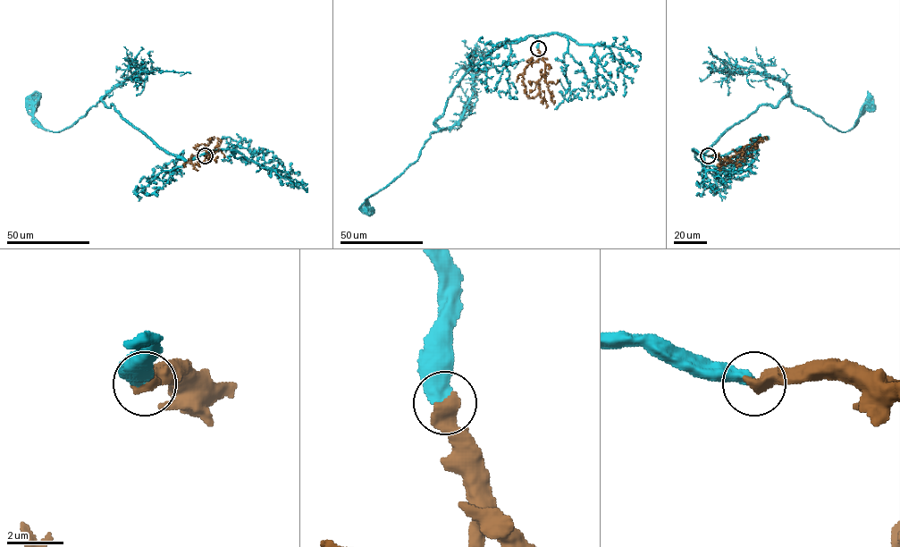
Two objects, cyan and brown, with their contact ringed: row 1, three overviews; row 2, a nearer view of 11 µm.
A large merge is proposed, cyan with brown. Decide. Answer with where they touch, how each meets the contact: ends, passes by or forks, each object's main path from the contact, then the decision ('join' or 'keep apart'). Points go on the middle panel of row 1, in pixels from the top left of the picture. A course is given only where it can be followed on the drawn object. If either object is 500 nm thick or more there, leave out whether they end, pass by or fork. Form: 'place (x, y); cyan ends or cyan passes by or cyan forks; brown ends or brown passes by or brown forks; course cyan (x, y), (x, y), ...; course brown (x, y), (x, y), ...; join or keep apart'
place (538, 48); course cyan (538, 49), (533, 37), (511, 40), (474, 66), (418, 159), (365, 208); course brown (538, 49), (544, 63), (544, 74), (539, 80), (539, 95), (545, 101), (542, 91); join

